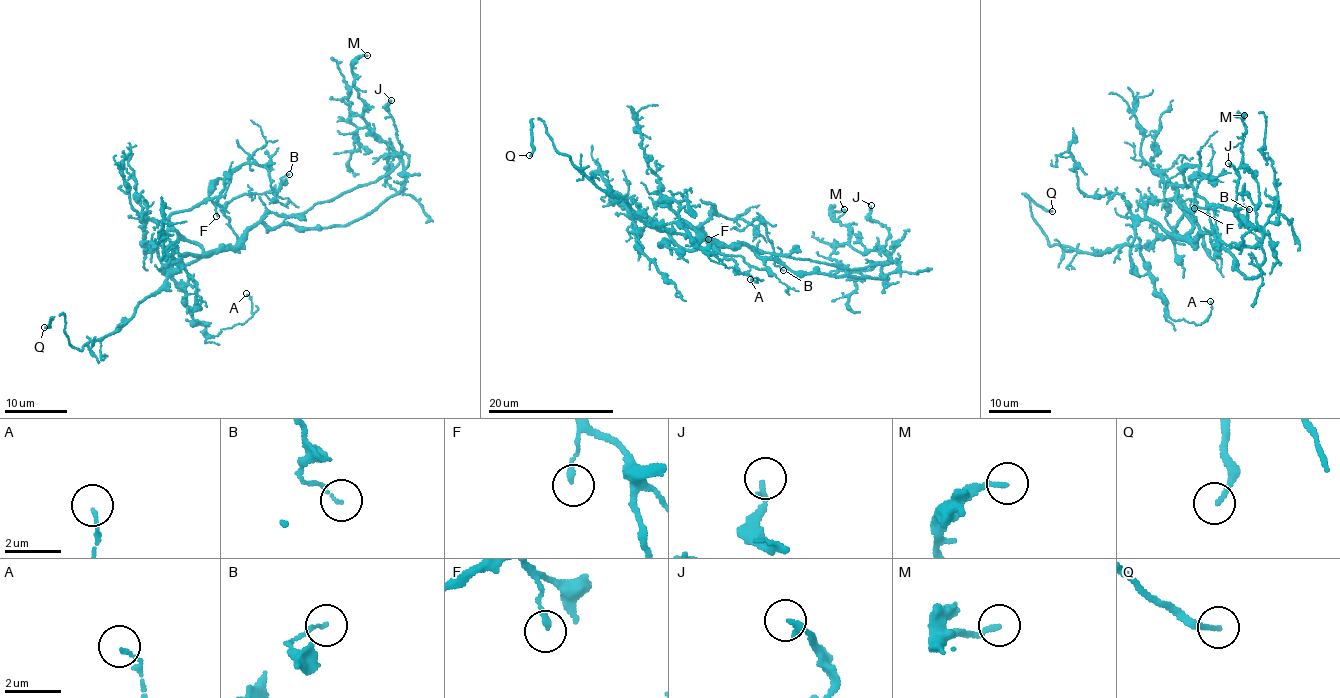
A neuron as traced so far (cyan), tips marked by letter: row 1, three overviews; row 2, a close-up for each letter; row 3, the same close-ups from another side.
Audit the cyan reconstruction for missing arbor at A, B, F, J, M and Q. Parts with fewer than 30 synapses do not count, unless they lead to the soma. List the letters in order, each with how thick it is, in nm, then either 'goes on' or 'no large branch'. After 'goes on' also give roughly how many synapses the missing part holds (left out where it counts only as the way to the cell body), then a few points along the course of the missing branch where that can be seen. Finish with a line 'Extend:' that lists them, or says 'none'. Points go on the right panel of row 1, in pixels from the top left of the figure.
A: 110 nm | no large branch
B: 100 nm | no large branch
F: 180 nm | no large branch
J: 220 nm | no large branch
M: 170 nm | no large branch
Q: 150 nm | goes on | (1052, 211), (1066, 214), (1089, 210), (1107, 199), (1129, 197), (1148, 200), (1170, 223), (1169, 227)
Extend: Q

